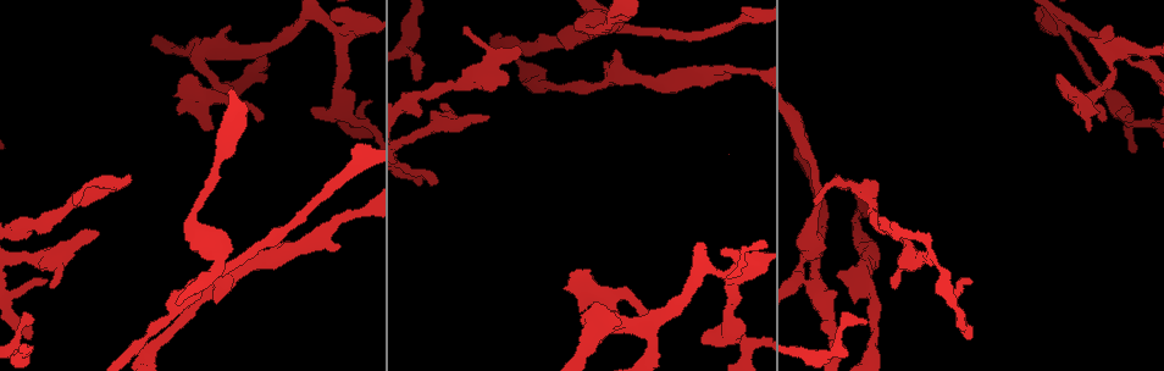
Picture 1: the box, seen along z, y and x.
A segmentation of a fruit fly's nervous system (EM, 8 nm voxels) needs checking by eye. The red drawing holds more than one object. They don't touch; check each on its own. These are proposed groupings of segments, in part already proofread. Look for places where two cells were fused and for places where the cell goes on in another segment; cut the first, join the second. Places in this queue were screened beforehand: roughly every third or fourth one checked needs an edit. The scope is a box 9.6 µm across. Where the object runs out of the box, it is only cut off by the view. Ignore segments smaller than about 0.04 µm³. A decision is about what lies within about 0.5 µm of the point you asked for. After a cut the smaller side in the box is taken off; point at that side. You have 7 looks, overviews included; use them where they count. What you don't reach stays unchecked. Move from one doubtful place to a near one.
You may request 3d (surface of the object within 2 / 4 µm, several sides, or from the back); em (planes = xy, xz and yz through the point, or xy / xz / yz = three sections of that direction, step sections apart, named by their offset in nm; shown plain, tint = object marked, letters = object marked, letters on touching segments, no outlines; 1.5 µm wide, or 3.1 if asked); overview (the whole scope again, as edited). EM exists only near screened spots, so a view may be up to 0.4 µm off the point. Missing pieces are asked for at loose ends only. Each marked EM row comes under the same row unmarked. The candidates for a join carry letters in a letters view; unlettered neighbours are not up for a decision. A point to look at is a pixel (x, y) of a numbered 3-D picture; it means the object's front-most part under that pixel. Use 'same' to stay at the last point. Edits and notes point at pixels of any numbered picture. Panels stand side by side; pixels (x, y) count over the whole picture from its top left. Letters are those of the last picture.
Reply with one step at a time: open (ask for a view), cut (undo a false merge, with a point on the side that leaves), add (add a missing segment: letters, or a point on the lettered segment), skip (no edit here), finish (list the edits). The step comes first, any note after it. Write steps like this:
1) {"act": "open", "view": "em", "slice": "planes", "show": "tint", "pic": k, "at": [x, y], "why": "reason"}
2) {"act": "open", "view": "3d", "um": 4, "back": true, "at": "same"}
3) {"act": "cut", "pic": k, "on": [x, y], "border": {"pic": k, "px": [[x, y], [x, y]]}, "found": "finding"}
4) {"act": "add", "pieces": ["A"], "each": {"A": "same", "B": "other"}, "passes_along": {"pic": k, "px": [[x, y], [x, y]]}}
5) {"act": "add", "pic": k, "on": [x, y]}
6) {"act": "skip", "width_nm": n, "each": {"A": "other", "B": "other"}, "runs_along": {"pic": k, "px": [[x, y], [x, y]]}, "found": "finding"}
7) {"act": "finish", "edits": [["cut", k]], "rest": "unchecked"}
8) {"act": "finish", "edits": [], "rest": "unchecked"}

{"act": "open", "view": "em", "slice": "planes", "show": "letters", "pic": 1, "at": [72, 202], "why": "free end"}

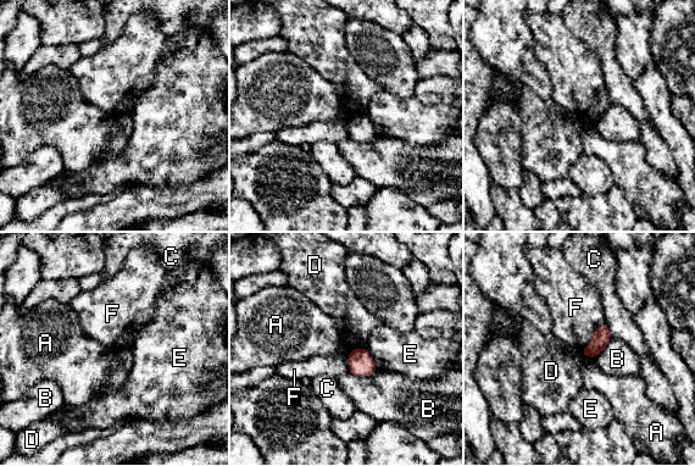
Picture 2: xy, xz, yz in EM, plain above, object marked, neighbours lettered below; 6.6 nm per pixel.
{"act": "skip", "each": {"A": "other", "B": "other", "C": "other", "D": "other", "E": "other", "F": "other"}, "border": {"pic": 2, "px": [[605, 321], [579, 349]]}, "found": "no lettered segment goes on from it"}

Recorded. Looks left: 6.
{"act": "open", "view": "3d", "um": 2, "pic": 1, "at": [1088, 126], "why": "branch stops here"}

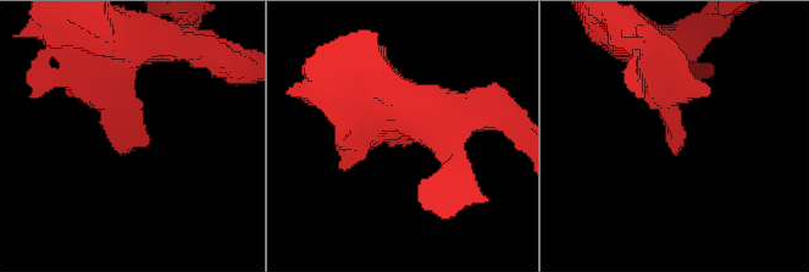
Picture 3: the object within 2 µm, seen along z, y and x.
{"act": "open", "view": "em", "slice": "yz", "step": 8, "show": "letters", "pic": 3, "at": [673, 141]}

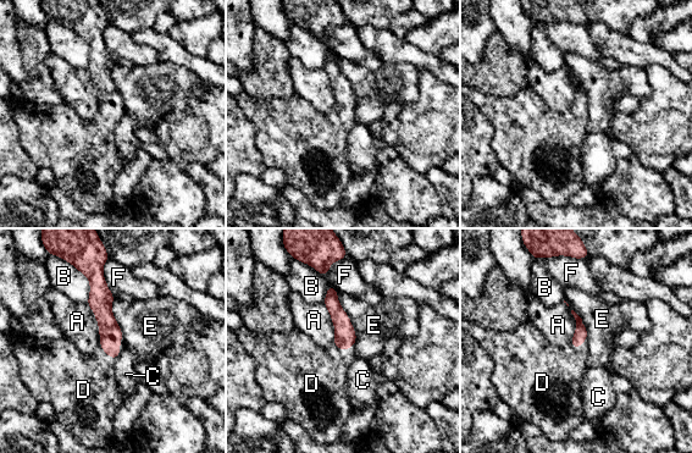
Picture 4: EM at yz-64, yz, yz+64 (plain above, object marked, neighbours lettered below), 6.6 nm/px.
{"act": "add", "pieces": ["D"], "each": {"A": "other", "B": "other", "C": "other", "D": "same", "E": "other", "F": "other"}, "passes_along": {"pic": 4, "px": [[346, 336], [344, 349], [319, 377]]}, "found": "the cell continues"}

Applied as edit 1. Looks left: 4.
{"act": "open", "view": "em", "slice": "planes", "show": "tint", "pic": 1, "at": [866, 323], "why": "branch stops here"}

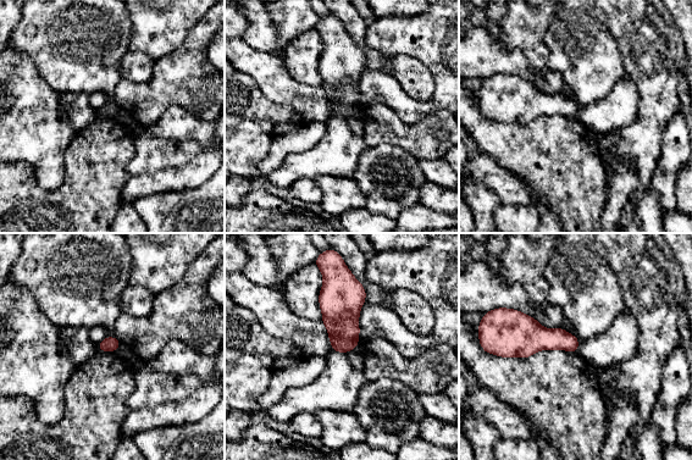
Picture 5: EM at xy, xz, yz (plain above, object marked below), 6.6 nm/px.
{"act": "open", "view": "em", "slice": "planes", "show": "letters", "at": "same", "why": "what lies round it"}

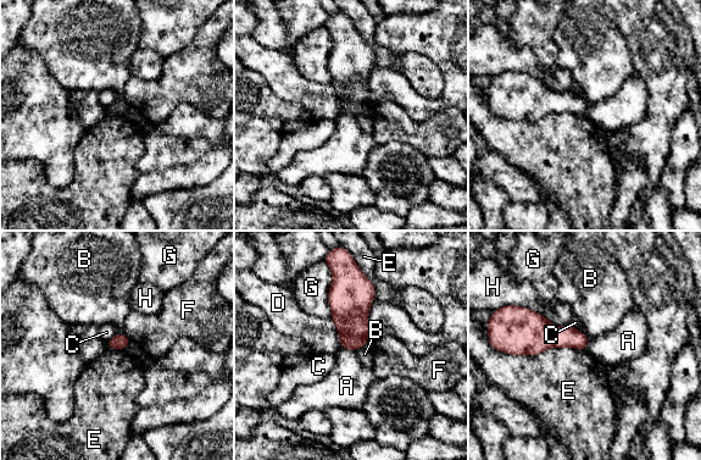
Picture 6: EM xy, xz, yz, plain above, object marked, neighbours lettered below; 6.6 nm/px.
{"act": "skip", "each": {"A": "other", "B": "other", "C": "other", "D": "other", "E": "other", "F": "other", "G": "other", "H": "other"}, "border": {"pic": 6, "px": [[341, 347], [355, 352]]}, "found": "none of them fits"}

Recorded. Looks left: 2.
{"act": "finish", "edits": [["add", 4]], "rest": "unchecked"}

